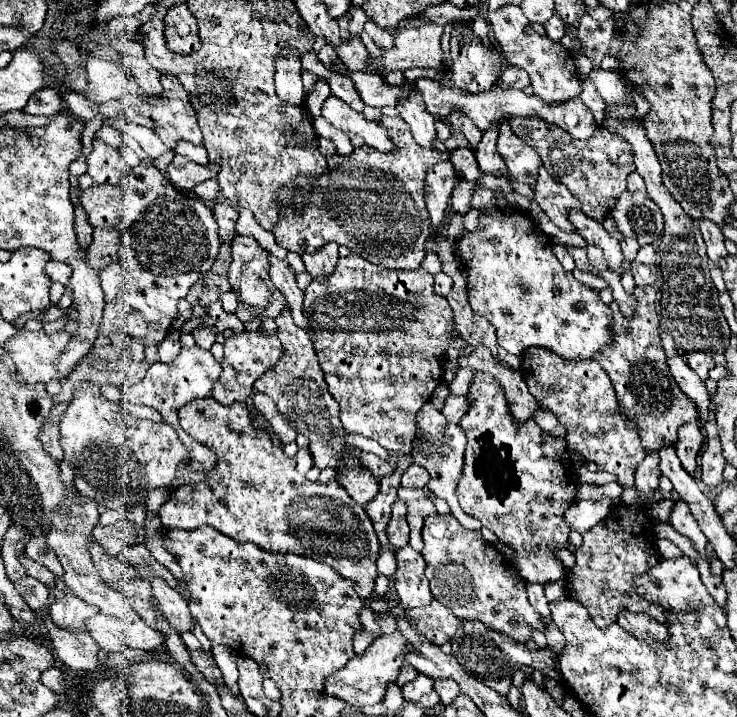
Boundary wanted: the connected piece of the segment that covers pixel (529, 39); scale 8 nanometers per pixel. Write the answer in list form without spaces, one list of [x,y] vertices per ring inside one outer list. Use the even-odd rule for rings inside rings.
[[[512,4],[502,6],[498,12],[488,14],[488,20],[492,26],[494,38],[502,48],[506,62],[516,68],[522,68],[530,74],[532,88],[538,98],[542,98],[546,104],[552,104],[552,102],[566,102],[572,96],[578,96],[582,92],[578,70],[576,70],[576,64],[572,62],[574,60],[572,54],[562,44],[558,44],[546,36],[540,36],[530,26],[528,18],[524,16],[524,12],[518,6],[512,6]]]

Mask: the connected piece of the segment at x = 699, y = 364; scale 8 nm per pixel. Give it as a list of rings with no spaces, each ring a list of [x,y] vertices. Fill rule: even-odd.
[[[692,352],[692,354],[688,354],[686,362],[688,362],[688,366],[690,366],[702,380],[706,380],[706,378],[708,378],[708,372],[716,366],[714,358],[708,356],[706,352]]]

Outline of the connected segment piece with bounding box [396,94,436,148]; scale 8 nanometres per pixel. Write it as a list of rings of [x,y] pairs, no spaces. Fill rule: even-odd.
[[[412,94],[408,98],[402,98],[400,104],[396,104],[396,110],[408,122],[414,140],[424,148],[432,148],[432,142],[436,138],[434,116],[430,112],[426,112],[426,104],[424,104],[422,96]]]

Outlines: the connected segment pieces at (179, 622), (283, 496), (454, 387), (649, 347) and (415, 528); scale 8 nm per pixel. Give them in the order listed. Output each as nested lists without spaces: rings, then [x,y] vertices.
[[[144,576],[152,590],[154,590],[154,598],[158,600],[158,606],[162,608],[162,612],[166,614],[168,622],[182,634],[182,632],[192,632],[192,624],[194,624],[194,616],[188,610],[186,600],[174,592],[164,580],[160,578],[148,578]]]
[[[212,396],[198,398],[186,404],[178,412],[178,416],[182,430],[188,432],[200,444],[214,450],[218,462],[216,468],[210,470],[200,484],[182,486],[172,492],[170,500],[158,512],[166,528],[194,530],[202,524],[208,524],[238,542],[252,542],[264,548],[266,552],[310,556],[332,566],[342,578],[350,580],[354,584],[354,590],[362,598],[372,596],[378,576],[376,558],[380,554],[380,544],[366,510],[358,502],[354,502],[336,480],[324,486],[320,482],[310,482],[308,478],[300,476],[296,470],[296,460],[286,458],[282,450],[272,444],[270,434],[266,434],[268,430],[252,428],[248,408],[244,402],[222,406]]]
[[[460,368],[458,374],[454,376],[454,380],[448,384],[450,394],[454,394],[454,396],[466,394],[468,388],[470,388],[470,382],[472,382],[472,378],[474,378],[474,374],[476,374],[476,372],[474,372],[472,368]]]
[[[636,286],[634,288],[634,298],[638,302],[632,320],[624,318],[622,312],[618,310],[618,304],[612,302],[612,332],[614,340],[594,356],[594,360],[608,372],[618,402],[622,404],[622,416],[636,422],[640,442],[644,452],[658,452],[666,446],[674,446],[676,432],[682,424],[698,420],[698,410],[694,402],[686,394],[680,392],[676,382],[672,380],[666,364],[666,354],[662,350],[662,340],[660,340],[660,320],[656,314],[656,290],[654,286]]]
[[[423,497],[413,502],[406,501],[407,514],[406,520],[410,526],[409,545],[414,550],[422,550],[422,536],[420,536],[420,528],[424,526],[424,519],[430,515],[437,513],[434,502],[430,497]]]

